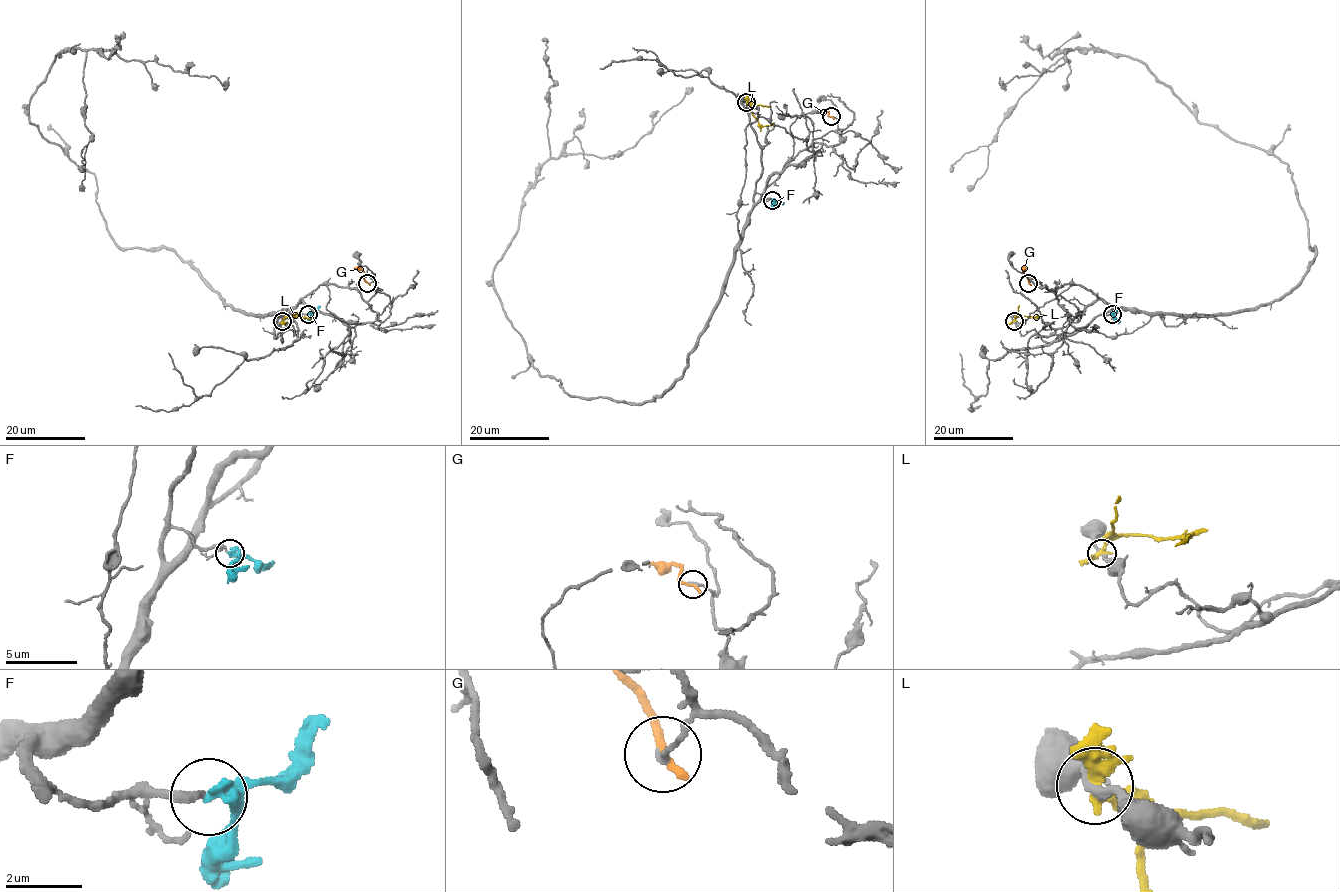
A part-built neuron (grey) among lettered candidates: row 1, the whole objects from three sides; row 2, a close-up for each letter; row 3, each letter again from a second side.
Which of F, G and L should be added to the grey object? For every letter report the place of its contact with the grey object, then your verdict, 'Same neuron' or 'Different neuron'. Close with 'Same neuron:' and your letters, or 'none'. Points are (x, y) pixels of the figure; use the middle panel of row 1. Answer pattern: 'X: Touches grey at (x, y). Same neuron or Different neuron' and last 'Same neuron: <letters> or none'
F: Touches grey at (772, 200). Different neuron
G: Touches grey at (831, 116). Different neuron
L: Touches grey at (746, 102). Different neuron
Same neuron: none

